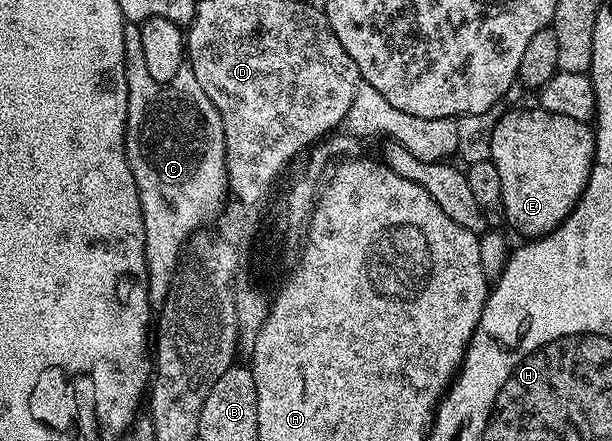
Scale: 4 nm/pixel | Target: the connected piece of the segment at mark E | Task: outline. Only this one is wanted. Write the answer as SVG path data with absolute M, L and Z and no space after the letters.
M533 107L533 109L516 109L513 113L504 111L497 126L494 127L493 138L490 139L490 151L492 152L490 159L494 163L494 167L498 167L498 176L502 182L502 203L504 204L504 215L507 224L509 226L512 224L521 233L521 238L535 239L546 236L547 233L554 231L568 218L570 211L574 211L574 207L578 203L578 199L590 179L592 160L594 159L594 147L596 146L596 134L593 126L589 122L587 125L586 121L584 119L570 119L566 115L554 115L545 109Z

